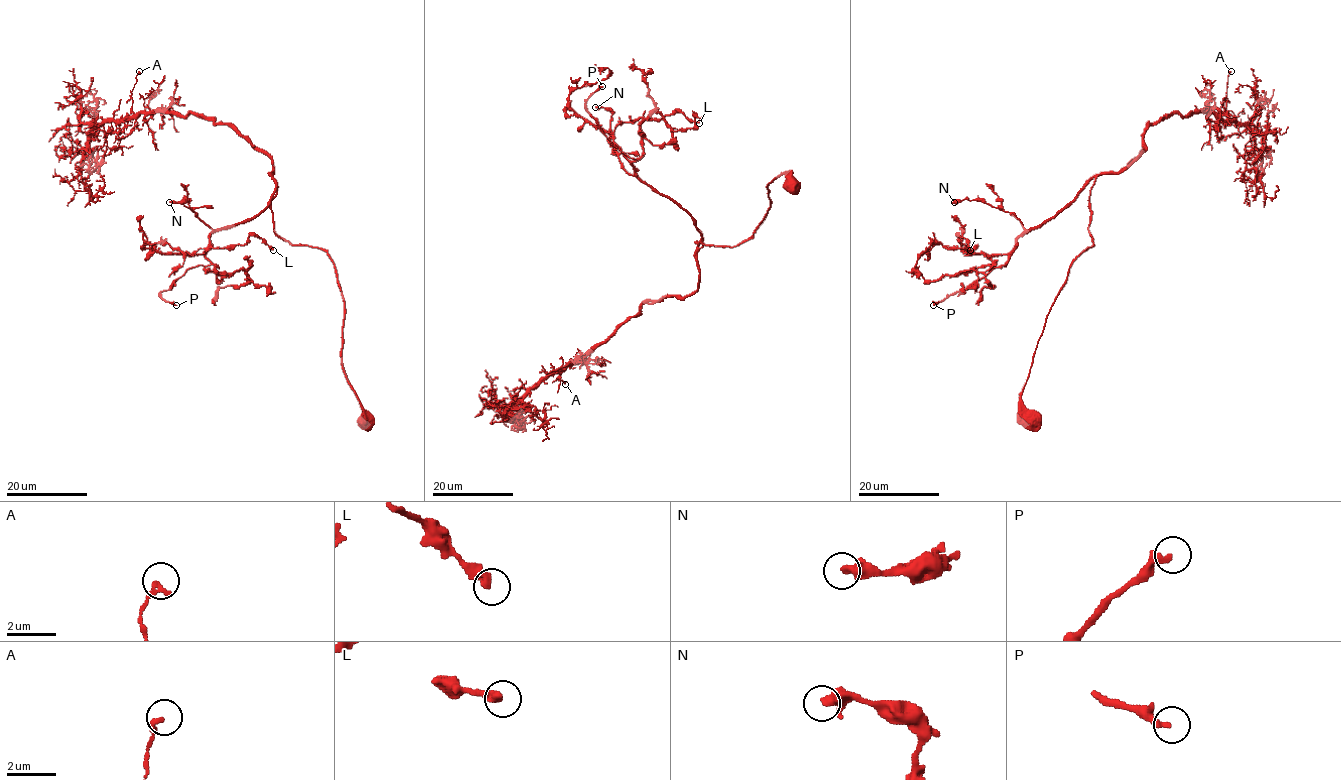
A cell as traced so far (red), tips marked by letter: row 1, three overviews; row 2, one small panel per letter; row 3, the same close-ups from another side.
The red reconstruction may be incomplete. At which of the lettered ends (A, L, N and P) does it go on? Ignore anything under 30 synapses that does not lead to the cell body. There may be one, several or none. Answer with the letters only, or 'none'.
P

